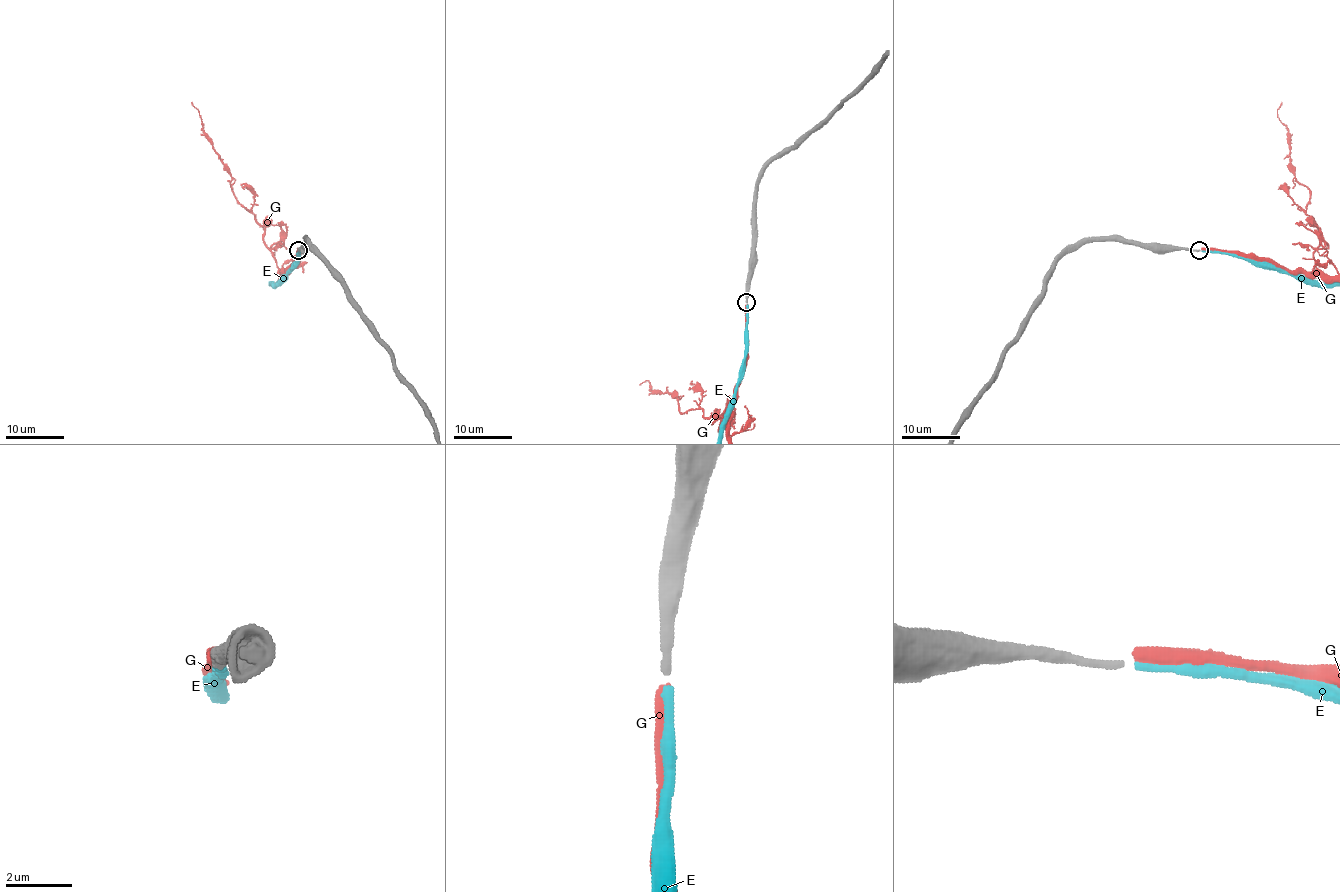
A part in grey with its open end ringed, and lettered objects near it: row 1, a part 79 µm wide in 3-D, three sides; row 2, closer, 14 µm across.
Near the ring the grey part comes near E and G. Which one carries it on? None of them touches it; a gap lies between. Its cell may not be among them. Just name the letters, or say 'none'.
E

